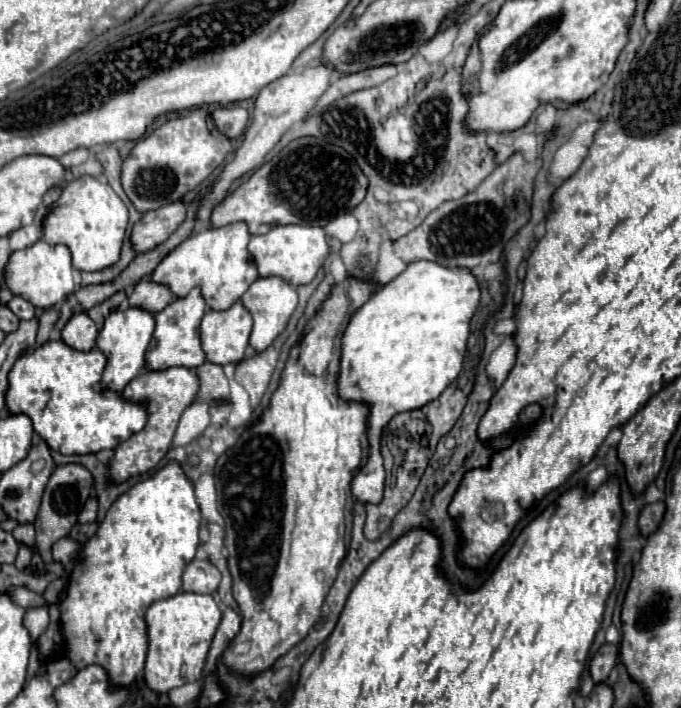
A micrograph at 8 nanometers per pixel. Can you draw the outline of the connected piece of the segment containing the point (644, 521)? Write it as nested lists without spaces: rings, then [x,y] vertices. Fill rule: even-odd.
[[[656,502],[656,504],[646,504],[642,514],[640,514],[640,520],[638,520],[638,526],[640,526],[640,534],[644,538],[648,538],[650,534],[654,534],[658,530],[658,524],[662,522],[662,516],[664,516],[664,504],[662,502]]]

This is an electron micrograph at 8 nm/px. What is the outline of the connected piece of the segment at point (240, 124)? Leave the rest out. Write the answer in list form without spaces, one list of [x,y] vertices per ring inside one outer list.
[[[228,106],[228,108],[214,108],[212,110],[212,120],[216,124],[216,128],[230,140],[236,140],[244,134],[246,126],[248,126],[248,110],[242,106]]]

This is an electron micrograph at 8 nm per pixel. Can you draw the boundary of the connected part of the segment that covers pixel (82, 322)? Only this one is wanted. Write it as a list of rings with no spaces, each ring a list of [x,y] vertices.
[[[86,312],[74,314],[62,330],[62,340],[74,350],[92,350],[96,346],[96,336],[98,328]]]

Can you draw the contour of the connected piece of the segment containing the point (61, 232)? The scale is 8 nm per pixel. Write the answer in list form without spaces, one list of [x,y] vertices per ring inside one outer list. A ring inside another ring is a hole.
[[[94,176],[74,178],[62,190],[62,196],[44,216],[42,240],[48,244],[64,244],[72,252],[72,266],[82,272],[96,272],[110,268],[120,260],[122,242],[128,228],[128,208],[118,194]]]

